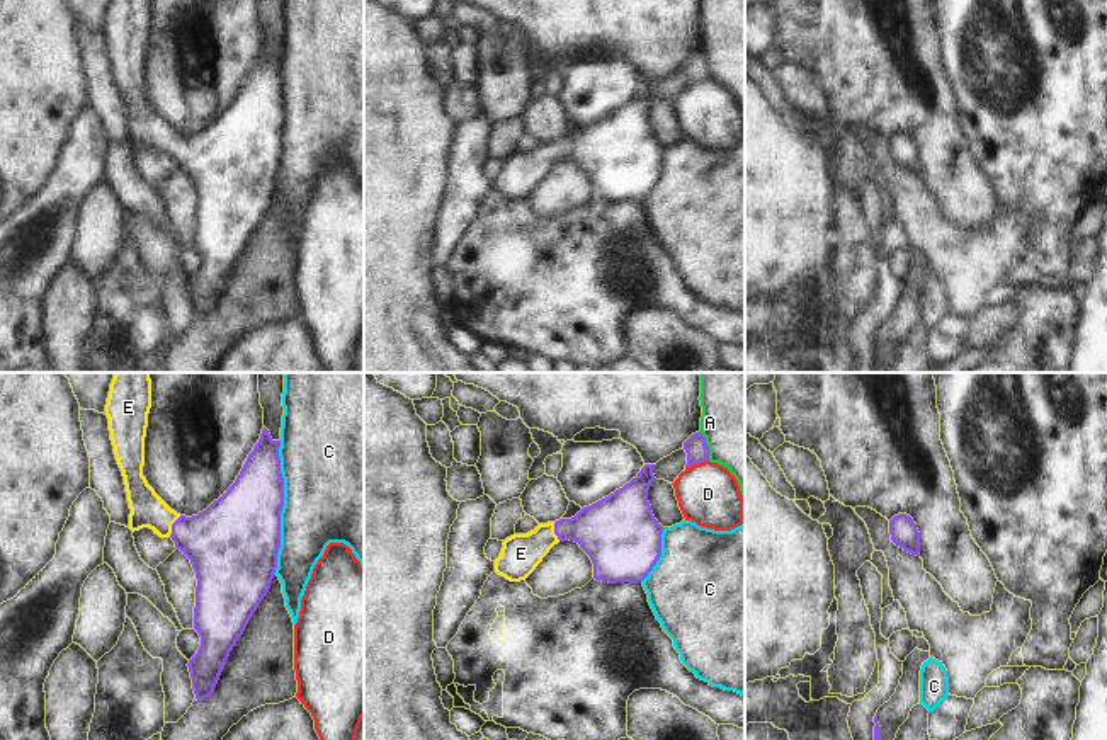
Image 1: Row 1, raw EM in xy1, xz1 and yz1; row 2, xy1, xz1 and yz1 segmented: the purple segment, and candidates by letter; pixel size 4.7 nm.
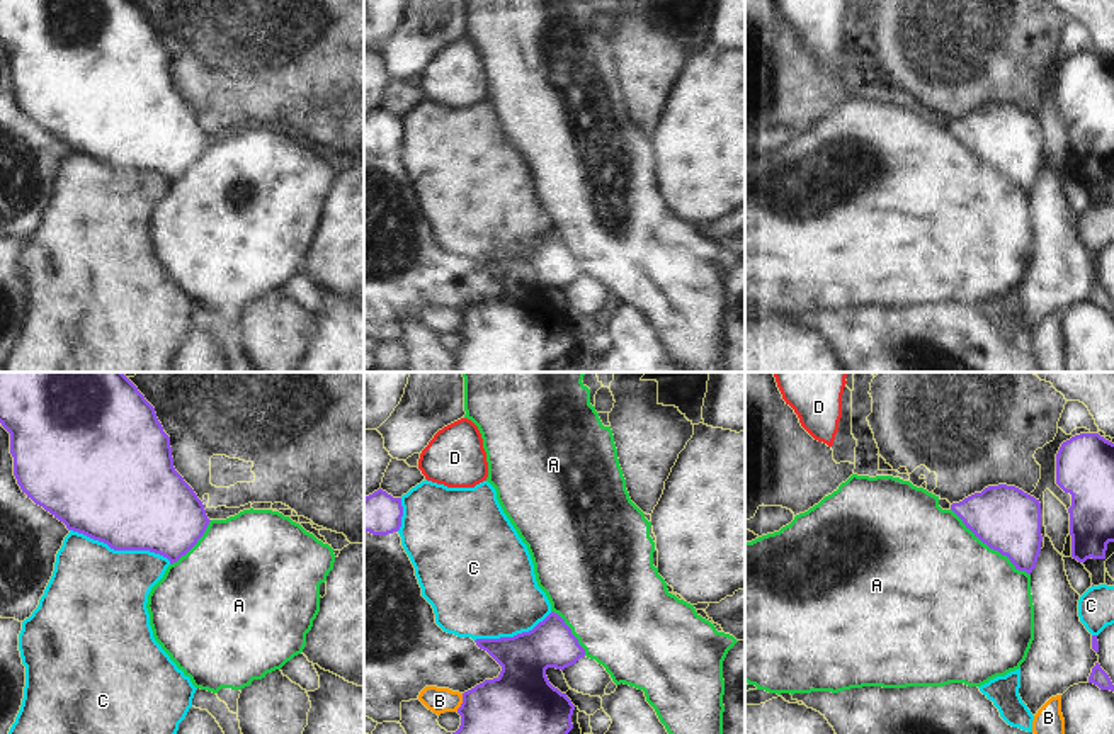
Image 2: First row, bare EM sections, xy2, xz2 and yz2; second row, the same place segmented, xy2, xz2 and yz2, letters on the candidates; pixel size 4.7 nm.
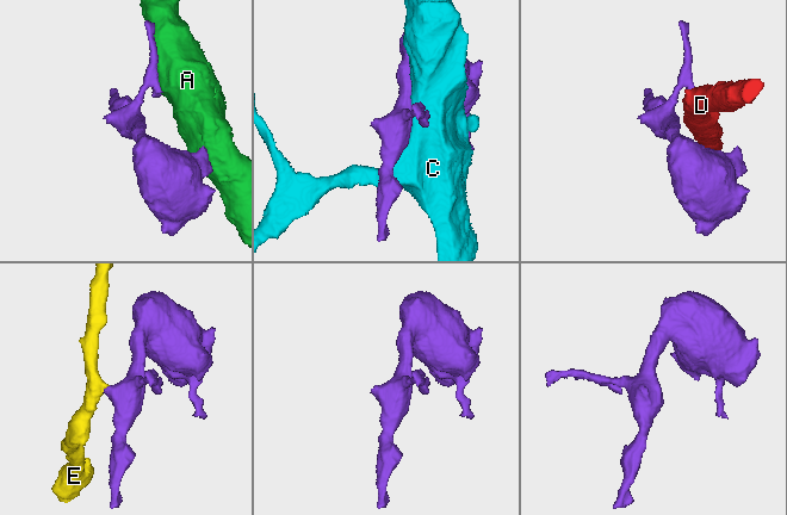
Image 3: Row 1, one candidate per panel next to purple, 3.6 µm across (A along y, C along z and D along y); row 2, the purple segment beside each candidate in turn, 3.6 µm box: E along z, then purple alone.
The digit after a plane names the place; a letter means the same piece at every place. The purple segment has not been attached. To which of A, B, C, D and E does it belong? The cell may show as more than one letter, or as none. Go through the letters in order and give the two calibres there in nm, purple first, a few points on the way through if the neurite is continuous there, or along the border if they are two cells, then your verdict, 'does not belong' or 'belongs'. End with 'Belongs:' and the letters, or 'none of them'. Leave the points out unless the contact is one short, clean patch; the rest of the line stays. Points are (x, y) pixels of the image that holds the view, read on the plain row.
A: 300 nm thick on the purple side, 500 nm on the other; does not belong
B: 440 nm thick on the purple side, 120 nm on the other; does not belong
C: 400 nm thick on the purple side, 480 nm on the other; does not belong
D: 110 nm thick on the purple side, 300 nm on the other; border along xz1 (708, 79), (686, 89); does not belong
E: 340 nm thick on the purple side, 160 nm on the other; runs through xy1 (221, 160), (193, 155), (172, 145), (147, 128); belongs
Belongs: E

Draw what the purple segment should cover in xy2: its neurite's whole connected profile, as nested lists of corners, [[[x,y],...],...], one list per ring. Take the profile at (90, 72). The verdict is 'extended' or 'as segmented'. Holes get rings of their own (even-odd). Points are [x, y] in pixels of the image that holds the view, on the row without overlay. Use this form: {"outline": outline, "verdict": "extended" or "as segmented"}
{"outline": [[[0,0],[0,42],[10,53],[14,95],[22,112],[68,150],[114,170],[150,170],[177,182],[204,155],[202,121],[173,87],[170,56],[131,0]]], "verdict": "as segmented"}

